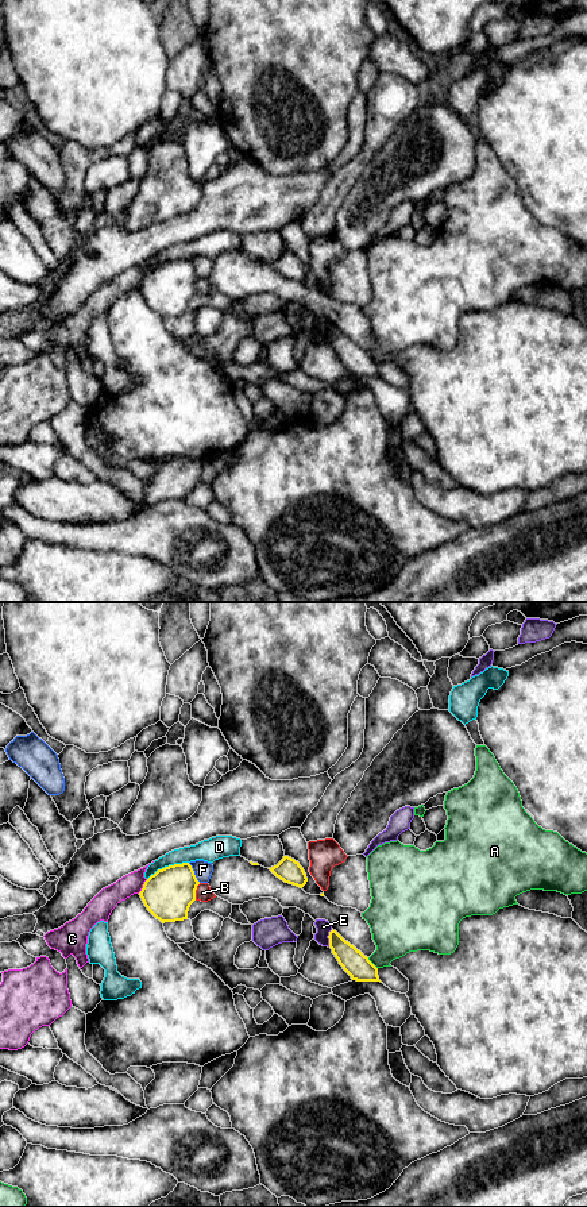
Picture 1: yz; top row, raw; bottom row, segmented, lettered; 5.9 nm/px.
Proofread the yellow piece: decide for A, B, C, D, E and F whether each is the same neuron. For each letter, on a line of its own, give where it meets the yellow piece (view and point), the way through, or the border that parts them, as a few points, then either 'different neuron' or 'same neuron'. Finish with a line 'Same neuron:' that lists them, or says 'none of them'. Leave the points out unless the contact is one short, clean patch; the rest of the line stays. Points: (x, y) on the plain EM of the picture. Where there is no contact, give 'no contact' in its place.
A: contact yz (371, 358); different neuron
B: contact yz (194, 286); different neuron
C: contact yz (143, 281); different neuron
D: contact yz (169, 261); different neuron
E: contact yz (328, 332); border yz (332, 324), (328, 331), (328, 342); different neuron
F: contact yz (193, 267); different neuron
Same neuron: none of them

